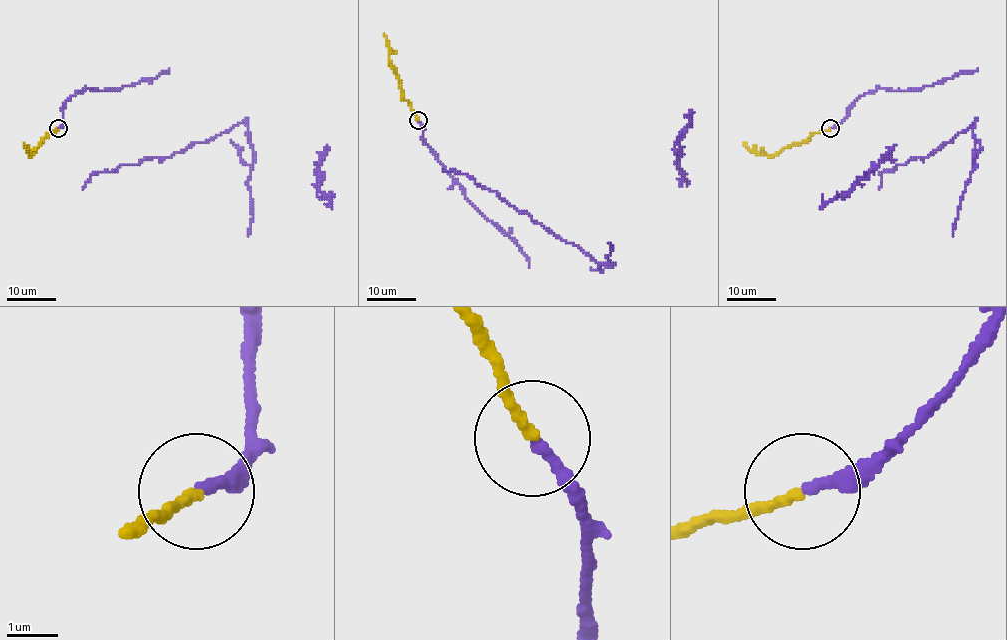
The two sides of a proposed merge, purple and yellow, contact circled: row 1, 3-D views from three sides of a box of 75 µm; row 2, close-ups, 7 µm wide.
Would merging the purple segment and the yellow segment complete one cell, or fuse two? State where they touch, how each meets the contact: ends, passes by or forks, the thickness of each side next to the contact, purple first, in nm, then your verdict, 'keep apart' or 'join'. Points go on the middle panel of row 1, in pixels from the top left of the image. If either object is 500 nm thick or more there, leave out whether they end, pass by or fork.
(418, 120) | purple ends | yellow ends | 200/180 nm | join

